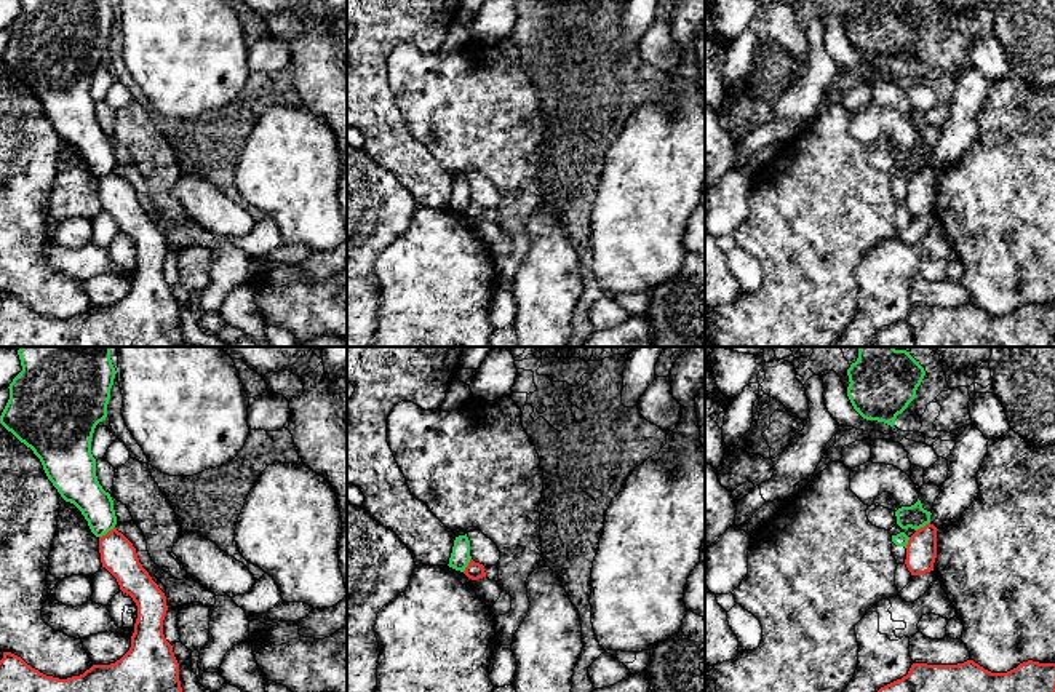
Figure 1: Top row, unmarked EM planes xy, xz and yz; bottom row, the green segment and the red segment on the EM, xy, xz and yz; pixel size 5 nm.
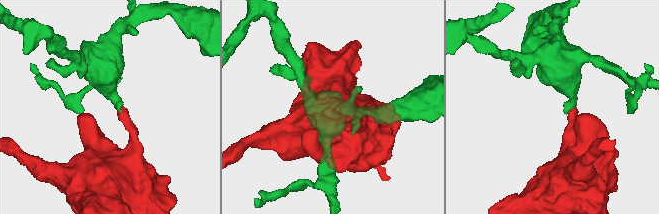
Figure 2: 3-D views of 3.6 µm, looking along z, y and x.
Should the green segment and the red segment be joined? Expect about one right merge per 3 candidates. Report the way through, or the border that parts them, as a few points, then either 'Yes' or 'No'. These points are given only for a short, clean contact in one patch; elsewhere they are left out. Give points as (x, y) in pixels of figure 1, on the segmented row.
Boundary: xy (114, 526), (99, 537). No

